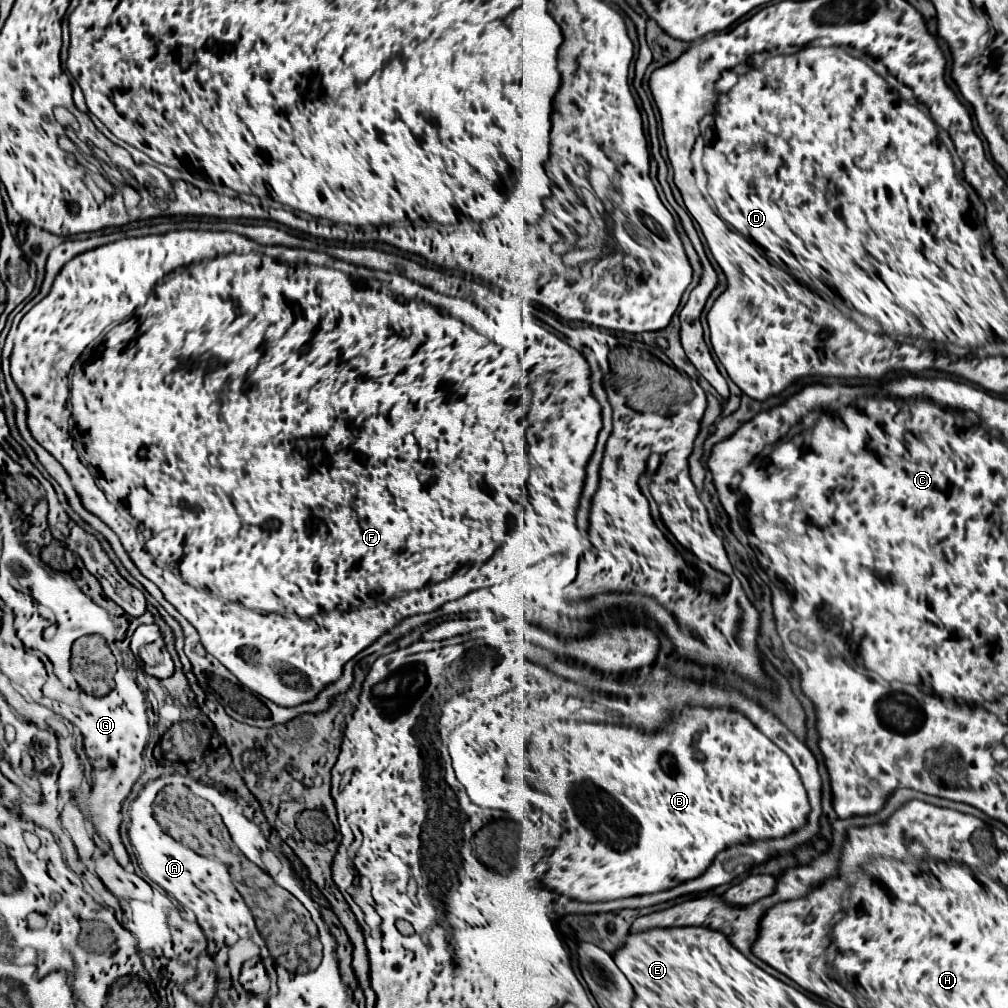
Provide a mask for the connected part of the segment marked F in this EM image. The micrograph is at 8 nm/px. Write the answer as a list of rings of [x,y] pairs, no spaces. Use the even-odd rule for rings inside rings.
[[[176,230],[176,232],[166,232],[166,234],[158,234],[158,236],[142,236],[142,238],[124,238],[124,240],[118,240],[118,242],[112,242],[112,244],[106,244],[106,246],[100,246],[100,248],[94,248],[94,250],[88,250],[88,252],[84,252],[84,254],[80,254],[80,256],[76,256],[76,258],[72,258],[72,262],[70,262],[70,264],[66,264],[66,266],[64,266],[64,268],[62,268],[62,270],[60,270],[60,274],[58,274],[58,278],[56,278],[56,280],[54,280],[54,286],[52,286],[52,290],[50,290],[50,294],[48,294],[48,296],[46,296],[46,298],[44,298],[44,300],[40,300],[40,302],[38,302],[38,304],[36,304],[36,306],[34,306],[34,308],[32,308],[32,310],[30,310],[30,312],[28,312],[28,314],[26,314],[26,316],[24,316],[24,318],[22,318],[22,322],[20,322],[20,326],[18,326],[18,332],[16,332],[16,340],[14,340],[14,350],[12,350],[12,356],[10,356],[10,372],[12,372],[12,378],[14,378],[14,382],[16,382],[16,386],[18,386],[18,388],[20,388],[20,390],[22,390],[22,394],[24,394],[24,398],[26,398],[26,402],[28,402],[28,426],[30,426],[30,432],[32,432],[32,434],[34,434],[34,438],[36,438],[36,440],[38,440],[38,442],[40,442],[40,444],[42,444],[42,446],[44,446],[44,448],[46,448],[46,450],[48,450],[48,452],[50,452],[50,454],[52,454],[52,456],[54,456],[54,458],[56,458],[56,460],[58,460],[58,462],[60,462],[60,464],[62,464],[62,466],[64,466],[64,468],[66,468],[66,472],[68,472],[68,474],[70,474],[70,478],[72,478],[72,482],[74,482],[74,488],[76,488],[76,490],[78,490],[78,494],[80,494],[80,498],[82,498],[82,504],[84,504],[84,506],[86,506],[86,508],[88,508],[88,510],[90,510],[90,512],[92,512],[92,514],[96,514],[96,516],[98,516],[98,518],[102,518],[102,522],[106,522],[106,524],[108,524],[108,526],[110,526],[110,528],[112,528],[112,530],[114,530],[114,532],[116,532],[116,534],[118,534],[118,538],[120,538],[120,542],[122,542],[122,546],[124,546],[124,550],[126,550],[126,552],[128,552],[128,556],[130,556],[130,558],[132,558],[132,562],[134,562],[134,564],[136,564],[136,568],[138,568],[138,570],[140,570],[140,572],[142,572],[142,574],[144,574],[144,576],[146,576],[146,578],[148,578],[148,580],[152,580],[152,582],[154,582],[154,584],[156,584],[156,586],[158,586],[158,588],[160,588],[160,590],[162,590],[162,594],[164,594],[164,598],[166,598],[166,600],[168,600],[168,602],[170,602],[170,604],[172,604],[172,606],[174,606],[174,608],[176,608],[176,610],[178,610],[178,612],[180,612],[180,614],[182,614],[182,616],[184,616],[184,618],[186,618],[186,620],[188,620],[188,622],[190,622],[190,624],[192,624],[192,626],[194,626],[194,628],[196,628],[196,630],[198,630],[198,634],[200,634],[200,640],[202,640],[202,646],[204,646],[204,648],[206,648],[206,652],[208,652],[208,654],[212,654],[212,656],[214,656],[214,658],[216,658],[216,660],[218,660],[218,662],[220,662],[220,664],[224,664],[224,666],[226,666],[226,668],[228,668],[228,670],[230,670],[230,672],[232,672],[232,674],[234,674],[234,676],[236,676],[236,678],[238,678],[238,680],[240,680],[240,682],[242,682],[242,684],[244,684],[244,686],[246,686],[246,688],[248,688],[248,690],[252,690],[252,692],[256,692],[256,694],[258,694],[258,696],[262,696],[262,698],[268,698],[268,700],[270,700],[270,702],[276,702],[276,704],[278,704],[278,706],[298,706],[298,704],[304,704],[304,702],[310,702],[310,700],[314,700],[314,698],[316,698],[316,696],[318,696],[318,694],[320,694],[320,692],[322,692],[322,690],[324,690],[324,688],[326,688],[326,686],[328,686],[328,684],[332,684],[332,682],[336,682],[336,680],[340,680],[340,676],[342,676],[342,668],[344,668],[344,664],[346,664],[346,662],[348,662],[348,660],[352,660],[352,658],[354,658],[354,656],[356,656],[356,654],[358,654],[358,652],[362,652],[362,650],[364,650],[364,648],[368,648],[368,646],[370,646],[370,644],[374,644],[374,642],[376,642],[376,640],[378,640],[378,638],[380,638],[380,636],[384,636],[384,634],[386,634],[386,632],[390,632],[390,630],[392,630],[392,628],[394,628],[394,626],[396,626],[396,624],[400,624],[400,622],[402,622],[402,620],[404,620],[404,618],[410,618],[410,616],[416,616],[416,614],[426,614],[426,612],[434,612],[434,610],[438,610],[438,608],[440,608],[440,606],[442,606],[442,604],[446,604],[446,602],[450,602],[450,600],[456,600],[456,598],[460,598],[460,596],[464,596],[464,594],[466,594],[466,592],[470,592],[470,588],[466,588],[466,586],[454,586],[454,582],[452,582],[452,580],[450,580],[450,578],[452,578],[452,576],[454,576],[454,574],[464,574],[464,572],[466,572],[466,570],[468,570],[468,568],[470,568],[470,566],[474,566],[474,564],[484,564],[484,562],[486,562],[486,560],[488,560],[488,558],[490,558],[490,556],[492,556],[492,554],[494,554],[494,552],[496,552],[496,550],[498,550],[498,548],[500,548],[500,546],[502,546],[502,544],[504,544],[504,540],[506,540],[506,538],[508,538],[508,536],[510,536],[510,526],[516,526],[516,524],[518,524],[518,520],[516,520],[516,516],[514,516],[514,514],[516,514],[516,506],[514,506],[514,504],[518,504],[518,502],[524,502],[524,500],[526,500],[526,498],[528,498],[528,506],[526,506],[526,508],[524,508],[524,520],[522,520],[522,526],[532,526],[532,528],[572,528],[572,526],[576,526],[576,508],[578,508],[578,500],[580,500],[580,492],[582,492],[582,482],[584,482],[584,474],[586,474],[586,472],[584,472],[584,470],[586,470],[586,464],[588,464],[588,458],[590,458],[590,456],[592,456],[592,450],[594,450],[594,448],[595,448],[595,444],[596,444],[596,442],[597,442],[597,437],[598,437],[598,434],[599,434],[599,432],[600,432],[600,430],[601,430],[601,429],[602,429],[602,410],[601,410],[601,406],[600,406],[600,404],[598,404],[598,402],[596,402],[596,398],[594,398],[594,394],[592,394],[592,390],[590,390],[590,364],[588,364],[588,362],[586,362],[586,358],[584,358],[584,356],[582,356],[582,352],[578,352],[578,350],[576,350],[576,348],[572,348],[572,346],[568,346],[568,344],[566,344],[566,342],[562,342],[562,340],[558,340],[558,336],[554,336],[554,334],[552,334],[552,332],[548,332],[548,330],[544,330],[544,328],[540,328],[540,324],[534,324],[534,322],[532,322],[532,324],[530,324],[530,322],[516,322],[516,324],[510,324],[510,322],[496,322],[496,320],[494,320],[494,338],[496,338],[496,340],[494,340],[494,342],[490,342],[490,336],[488,336],[488,334],[482,334],[482,330],[486,330],[486,312],[484,312],[484,310],[482,310],[482,308],[478,308],[478,306],[476,306],[476,304],[472,304],[472,302],[464,302],[464,300],[458,300],[458,298],[450,298],[450,296],[444,296],[444,294],[440,294],[440,292],[436,292],[436,290],[432,290],[432,288],[428,288],[428,286],[422,286],[422,284],[418,284],[418,282],[410,282],[410,280],[406,280],[406,276],[400,276],[400,274],[390,274],[390,272],[382,272],[382,270],[372,270],[372,268],[366,268],[366,266],[356,266],[356,264],[348,264],[348,262],[342,262],[342,260],[336,260],[336,258],[332,258],[332,256],[328,256],[328,254],[324,254],[324,252],[314,252],[314,250],[304,250],[304,248],[288,248],[288,246],[260,246],[260,244],[258,244],[258,242],[254,242],[254,240],[250,240],[250,238],[246,238],[246,236],[240,236],[240,234],[234,234],[234,232],[210,232],[210,230]],[[106,326],[110,326],[110,330],[108,330],[108,332],[106,332],[106,334],[102,334],[102,338],[100,338],[100,340],[96,340],[96,342],[92,342],[92,340],[94,340],[94,338],[96,338],[96,336],[98,336],[98,334],[100,334],[100,332],[102,332],[102,330],[104,330],[104,328],[106,328]],[[496,342],[500,342],[500,344],[504,344],[504,348],[506,348],[506,346],[510,346],[510,348],[506,348],[506,366],[502,366],[502,346],[498,346],[498,344],[496,344]],[[510,350],[516,350],[516,354],[518,354],[518,356],[520,356],[520,366],[522,366],[522,384],[524,384],[524,386],[522,386],[522,388],[524,388],[524,392],[528,392],[528,396],[530,396],[530,412],[528,412],[528,410],[526,410],[526,404],[524,404],[524,402],[522,402],[522,400],[520,400],[520,374],[518,374],[518,360],[510,360]],[[74,362],[76,362],[76,366],[74,366],[74,376],[72,376],[72,390],[70,390],[70,402],[72,402],[72,418],[70,418],[70,412],[68,412],[68,406],[66,406],[66,400],[68,400],[68,398],[69,398],[69,377],[68,377],[68,376],[69,376],[69,373],[70,373],[70,368],[72,368],[72,364],[74,364]],[[78,430],[80,430],[80,442],[82,442],[82,446],[84,446],[84,460],[82,460],[82,462],[84,462],[84,464],[82,464],[82,462],[80,462],[80,458],[78,458],[78,452],[76,452],[76,448],[74,448],[74,444],[78,444]],[[534,462],[538,462],[538,466],[550,466],[550,462],[554,462],[554,474],[558,474],[558,482],[556,482],[556,488],[552,488],[552,490],[546,490],[546,492],[544,492],[544,490],[542,490],[542,488],[540,488],[540,492],[542,492],[542,502],[536,502],[536,498],[534,498],[534,504],[532,504],[532,502],[530,502],[530,494],[528,494],[528,492],[526,492],[526,480],[528,480],[528,478],[530,478],[530,472],[528,472],[528,464],[530,464],[530,466],[534,466]]]

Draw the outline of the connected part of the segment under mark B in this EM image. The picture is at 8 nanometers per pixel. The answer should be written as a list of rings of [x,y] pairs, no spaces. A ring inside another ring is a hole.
[[[492,704],[492,710],[490,710],[490,706],[484,706],[470,722],[466,722],[458,730],[454,730],[454,734],[450,736],[450,756],[452,756],[452,762],[454,762],[456,778],[464,784],[470,800],[478,806],[492,808],[492,810],[502,810],[502,812],[508,812],[510,816],[516,810],[516,806],[520,806],[522,840],[532,840],[534,856],[538,856],[538,862],[548,864],[548,868],[544,870],[540,882],[548,890],[552,890],[556,894],[562,894],[570,900],[608,902],[608,900],[620,900],[620,898],[628,898],[628,896],[644,896],[644,894],[664,892],[664,890],[670,890],[678,884],[684,884],[688,880],[694,880],[694,878],[702,876],[708,870],[708,866],[714,862],[718,852],[722,852],[730,846],[784,838],[792,832],[802,830],[808,824],[808,816],[810,816],[808,794],[806,794],[806,788],[800,780],[800,774],[792,766],[790,758],[770,738],[766,738],[746,716],[742,716],[736,710],[684,708],[680,712],[680,716],[676,716],[660,734],[650,734],[650,736],[642,734],[638,730],[632,730],[632,728],[620,728],[620,726],[612,726],[612,724],[588,724],[588,722],[562,722],[562,724],[556,724],[556,726],[548,728],[548,732],[544,736],[532,738],[532,744],[530,744],[530,750],[528,750],[532,772],[526,774],[528,784],[526,784],[526,800],[524,802],[522,802],[522,798],[516,798],[516,794],[508,790],[506,776],[508,776],[508,772],[510,774],[520,772],[518,762],[528,762],[524,752],[526,752],[526,744],[528,744],[532,734],[526,730],[520,736],[514,736],[514,740],[506,742],[506,744],[500,744],[500,740],[496,742],[496,736],[500,736],[500,704]],[[696,754],[702,754],[704,758],[698,760]]]

